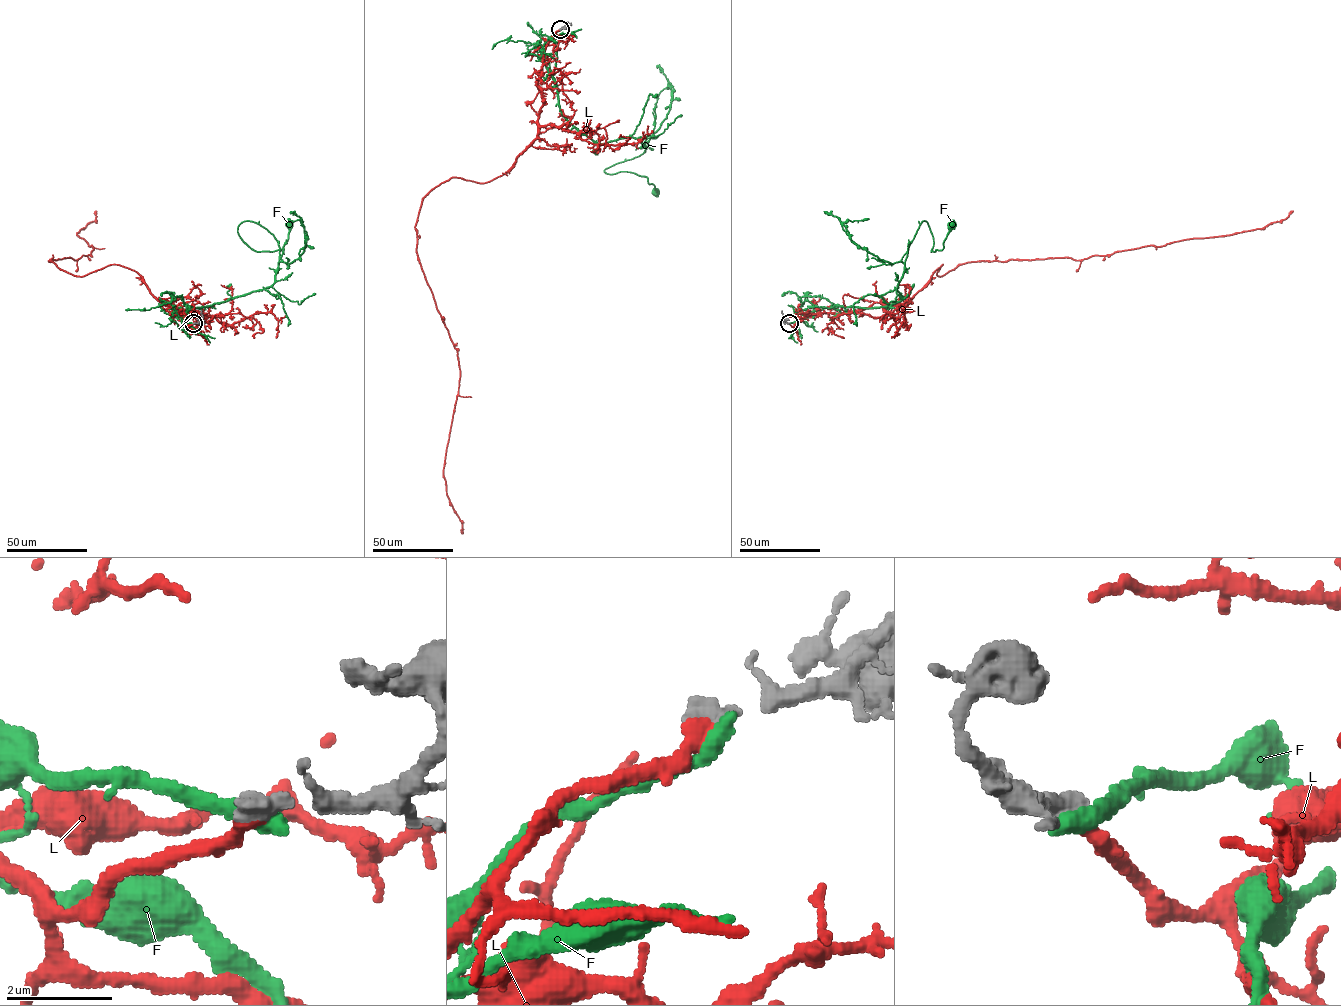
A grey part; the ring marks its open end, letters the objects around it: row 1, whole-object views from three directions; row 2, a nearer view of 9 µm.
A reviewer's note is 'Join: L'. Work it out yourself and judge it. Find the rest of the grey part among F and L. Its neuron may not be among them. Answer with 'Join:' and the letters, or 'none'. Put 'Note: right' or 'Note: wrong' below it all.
Join: L
Note: right

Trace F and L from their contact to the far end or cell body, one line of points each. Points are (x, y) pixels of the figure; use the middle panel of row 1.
F: (560, 29), (540, 59), (561, 113), (598, 143), (641, 139), (641, 154), (604, 171), (646, 176), (654, 193)
L: (560, 29), (537, 83), (537, 137), (503, 175), (434, 187), (415, 226), (457, 353), (443, 474), (462, 534)

